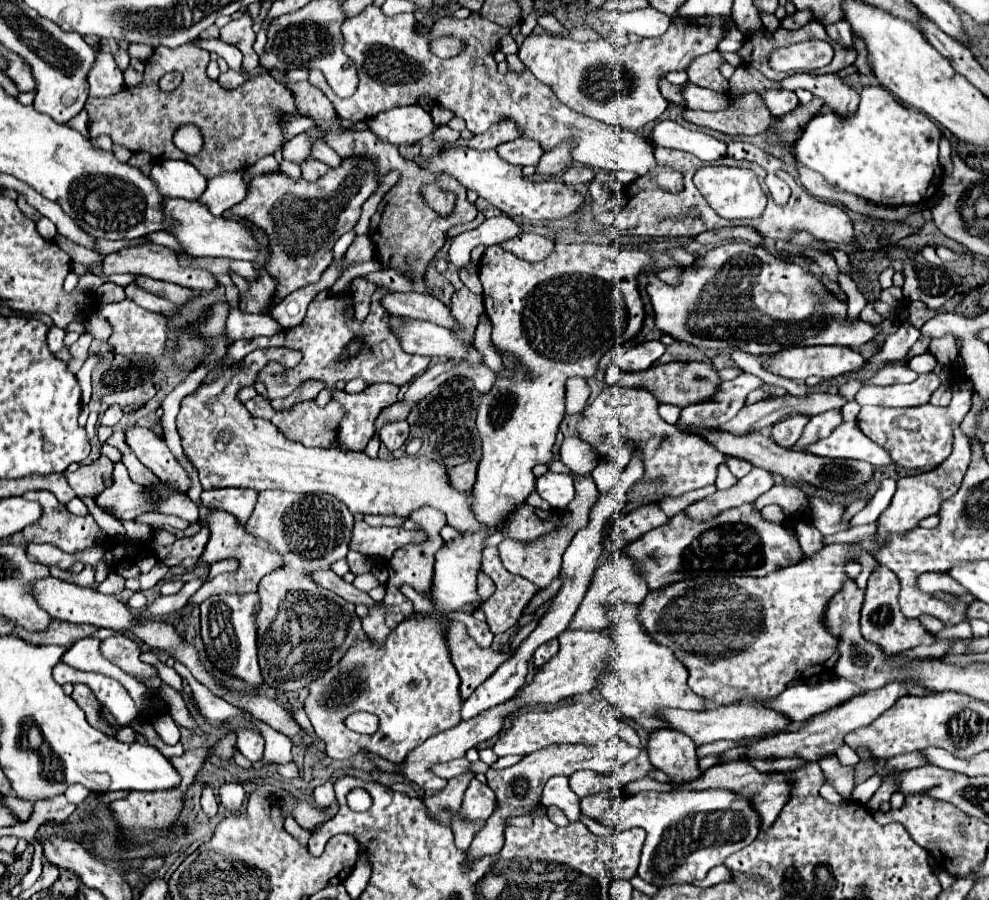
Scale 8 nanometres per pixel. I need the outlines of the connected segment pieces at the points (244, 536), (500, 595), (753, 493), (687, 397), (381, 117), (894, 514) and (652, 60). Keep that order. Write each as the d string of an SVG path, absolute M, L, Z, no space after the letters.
M212 511L210 517L210 541L206 547L206 559L208 563L216 563L216 561L224 561L224 559L236 559L240 563L240 567L234 573L222 573L214 579L210 579L208 583L204 583L190 601L194 603L202 603L202 599L206 599L208 595L216 595L216 593L224 593L224 591L242 591L242 593L250 593L256 591L256 583L266 575L272 573L276 569L280 569L284 565L282 555L272 549L266 541L250 535L248 531L244 531L244 527L240 527L234 517L230 517L228 513L222 511Z
M498 547L484 549L484 573L496 583L496 591L490 599L484 601L482 611L486 613L486 623L494 635L508 631L520 619L522 609L538 593L538 587L518 575L512 575L504 569Z
M752 467L752 471L746 477L742 477L736 485L732 485L726 491L716 491L712 497L706 497L702 501L688 505L686 513L702 521L702 517L714 517L728 507L738 507L742 503L756 501L772 485L774 485L774 473L760 467Z
M610 363L608 371L606 371L606 383L608 385L626 385L626 387L644 387L644 389L652 391L652 395L660 403L674 403L674 405L686 407L686 405L702 401L708 395L714 395L718 391L720 377L718 377L718 371L710 363L666 363L666 365L650 367L650 369L638 371L638 373L626 373L616 363Z
M418 103L382 111L376 117L370 117L366 123L378 139L396 147L426 141L436 131L430 113Z
M954 425L953 432L952 454L940 467L936 467L936 469L932 469L928 473L920 473L920 475L898 479L898 489L896 489L896 495L892 499L892 505L878 519L878 535L914 529L920 519L936 515L940 505L946 499L950 499L952 495L956 495L956 491L960 489L960 483L962 483L962 477L964 477L964 473L968 469L968 463L970 463L970 447L968 447L970 439L962 433L960 425Z
M674 17L662 37L640 39L624 47L610 41L608 35L578 43L562 35L532 33L524 39L518 57L536 79L546 83L576 113L624 129L642 129L666 111L658 107L660 77L668 71L686 71L694 57L714 51L722 37L722 21L724 17Z

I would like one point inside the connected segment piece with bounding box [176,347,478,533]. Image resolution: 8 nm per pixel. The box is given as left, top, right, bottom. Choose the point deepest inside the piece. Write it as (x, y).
(228, 448)

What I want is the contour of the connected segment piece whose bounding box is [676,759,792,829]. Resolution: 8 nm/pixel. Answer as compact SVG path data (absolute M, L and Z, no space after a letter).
M738 759L738 761L728 761L728 763L722 763L722 765L710 767L708 771L704 771L704 775L698 781L692 781L690 785L680 785L676 789L694 789L694 791L700 791L700 789L730 789L730 791L742 793L744 797L748 797L752 801L752 805L760 813L762 829L768 829L774 823L774 819L778 817L780 809L788 803L792 785L790 785L790 779L786 777L786 773L782 773L782 771L762 773L756 767L752 767L746 759Z

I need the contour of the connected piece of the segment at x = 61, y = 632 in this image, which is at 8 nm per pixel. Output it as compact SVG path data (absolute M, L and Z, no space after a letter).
M54 619L50 623L50 629L46 629L46 633L26 633L24 629L16 627L12 631L12 635L20 637L24 641L30 641L30 645L66 645L66 643L70 643L74 639L88 637L96 629L98 627L94 627L94 625L74 625L74 623Z

